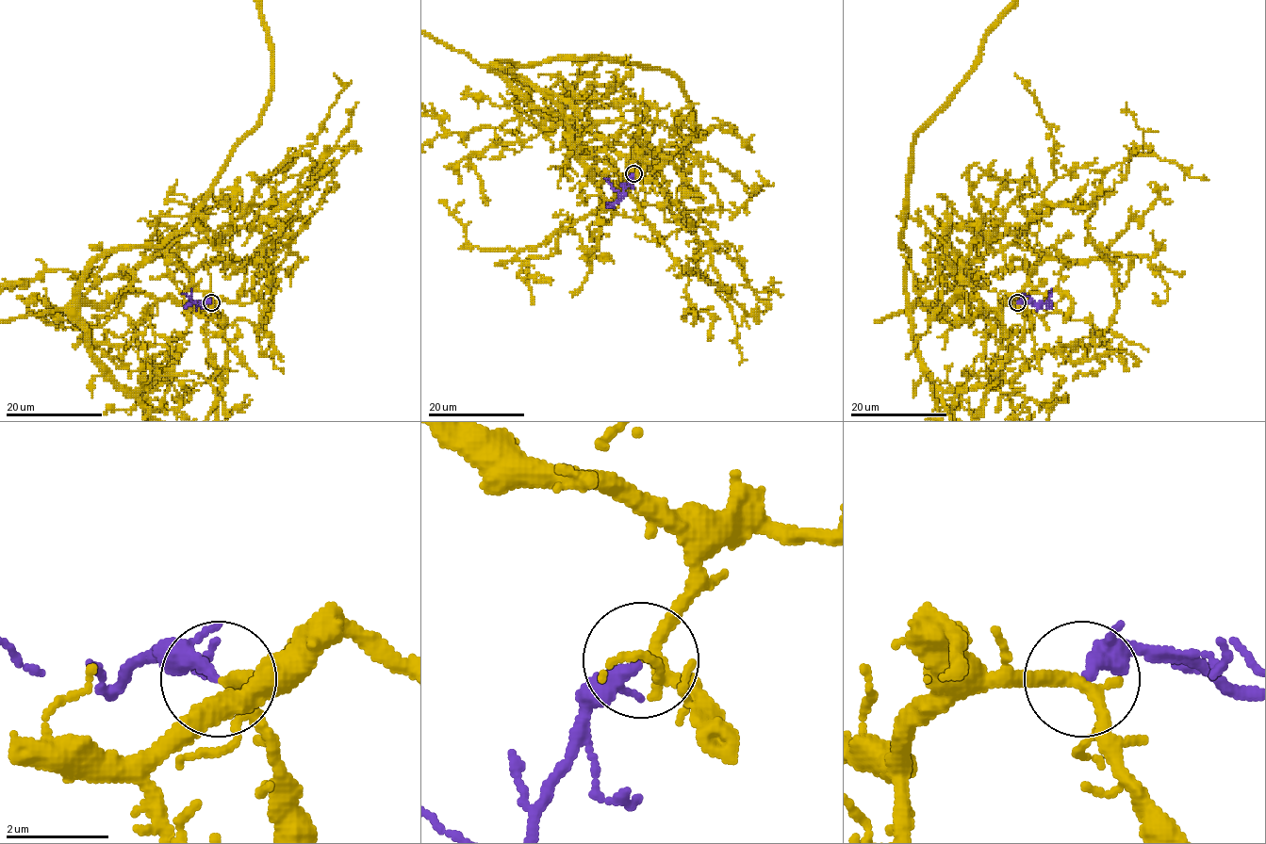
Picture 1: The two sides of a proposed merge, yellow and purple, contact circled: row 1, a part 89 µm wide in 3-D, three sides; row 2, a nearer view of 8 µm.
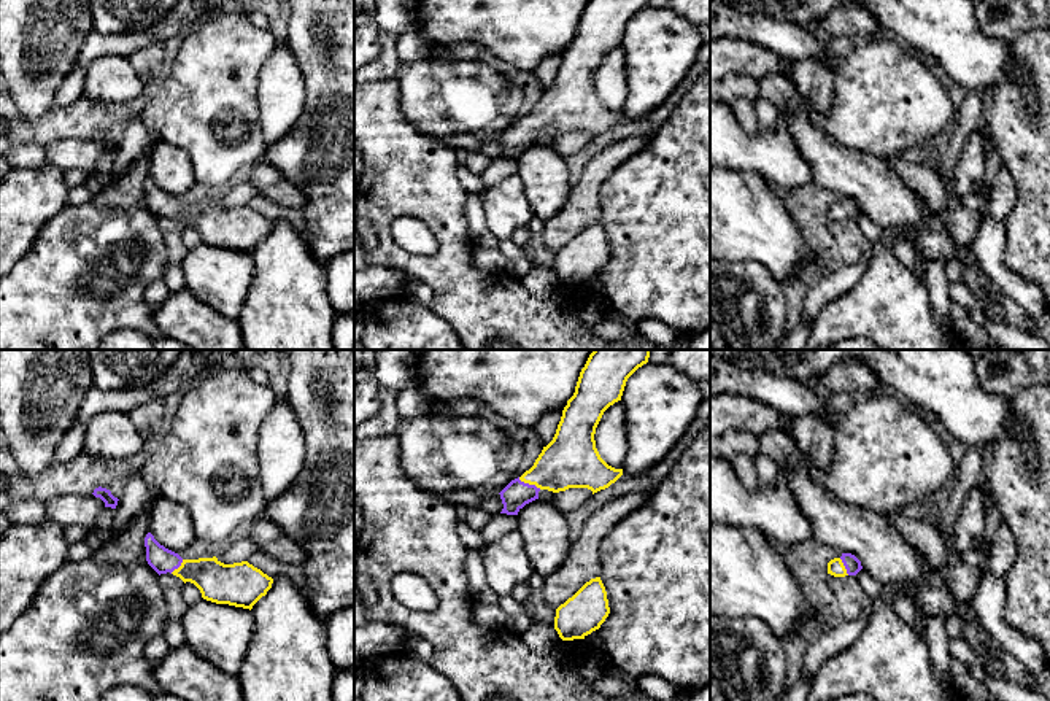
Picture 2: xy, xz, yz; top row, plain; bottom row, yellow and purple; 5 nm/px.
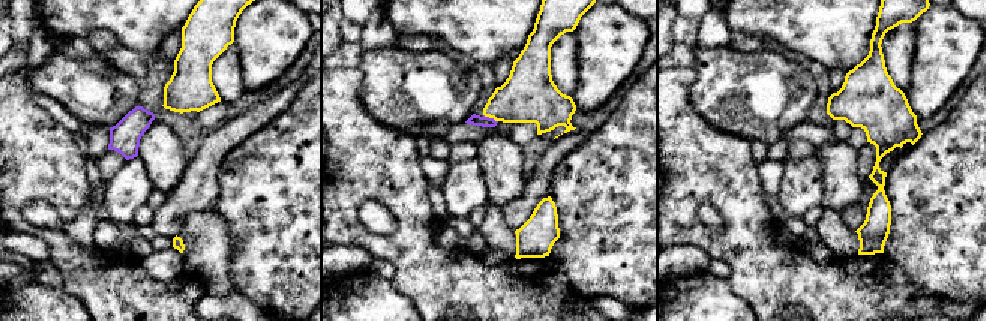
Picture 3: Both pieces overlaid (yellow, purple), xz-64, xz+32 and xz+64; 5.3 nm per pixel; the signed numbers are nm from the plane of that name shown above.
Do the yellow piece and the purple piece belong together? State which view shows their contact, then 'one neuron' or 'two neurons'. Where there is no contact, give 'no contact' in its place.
xz | one neuron

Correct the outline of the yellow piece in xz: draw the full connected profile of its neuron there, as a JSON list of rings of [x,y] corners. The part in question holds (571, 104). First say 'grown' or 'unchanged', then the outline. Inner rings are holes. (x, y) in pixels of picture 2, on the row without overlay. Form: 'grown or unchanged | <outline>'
grown | [[[588,2],[553,84],[543,91],[529,114],[499,137],[504,148],[500,157],[518,159],[526,148],[539,143],[540,134],[559,137],[588,132],[594,138],[623,119],[623,113],[615,113],[600,102],[594,78],[604,56],[621,45],[627,22],[647,8],[648,2]]]

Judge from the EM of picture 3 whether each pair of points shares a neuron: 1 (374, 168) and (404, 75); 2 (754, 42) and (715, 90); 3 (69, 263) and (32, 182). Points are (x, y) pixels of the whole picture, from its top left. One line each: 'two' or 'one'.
1: two
2: two
3: one

